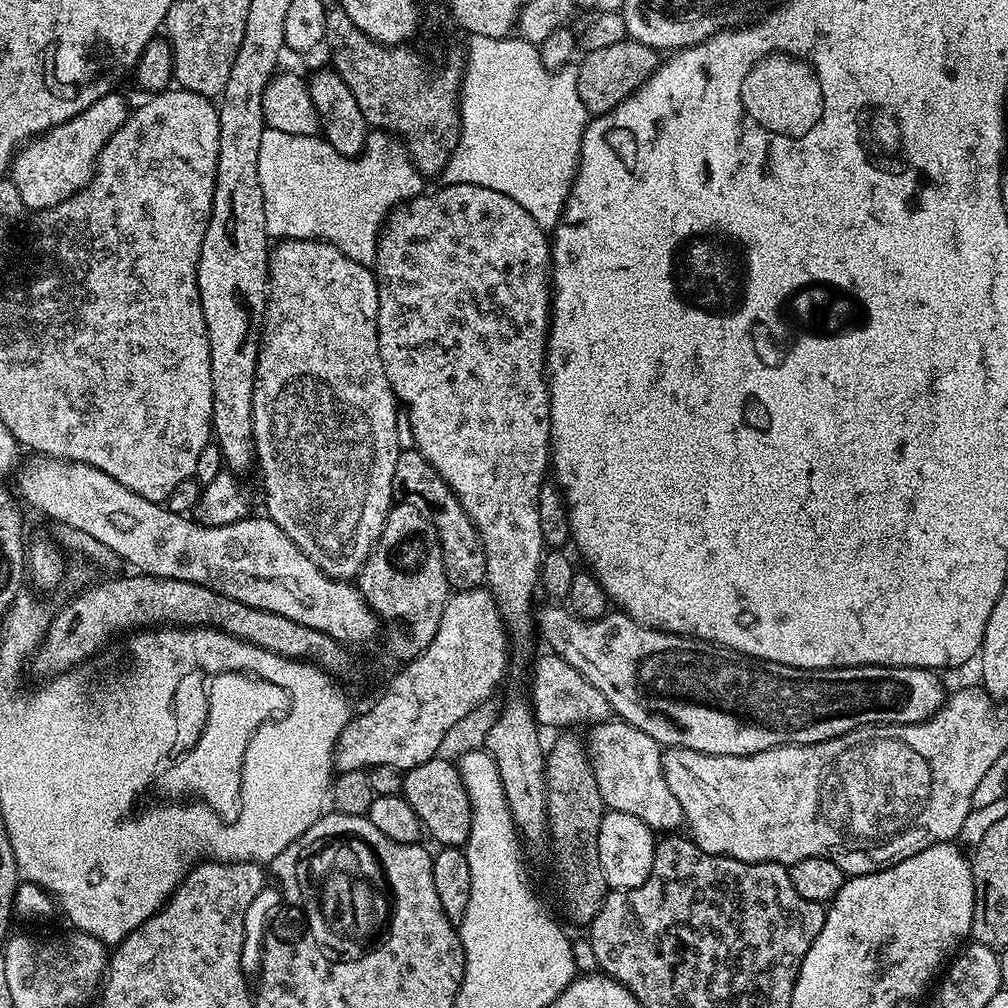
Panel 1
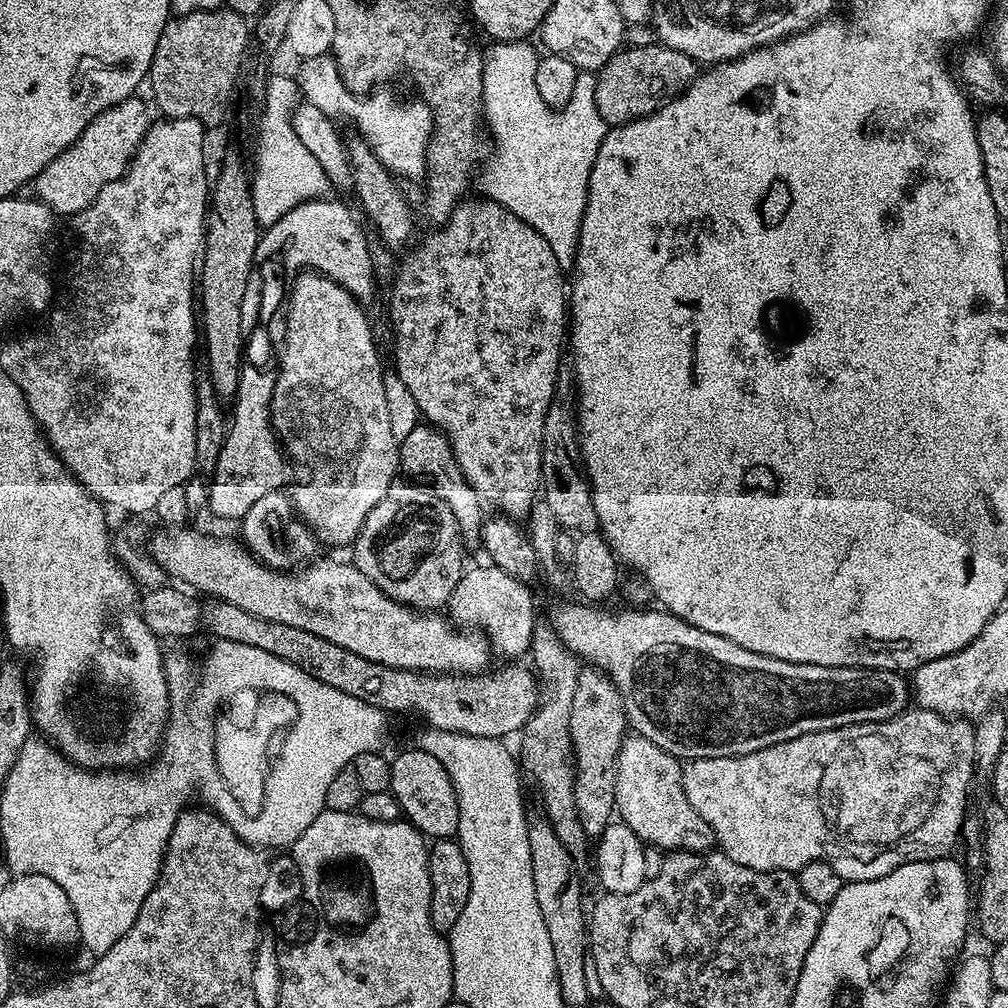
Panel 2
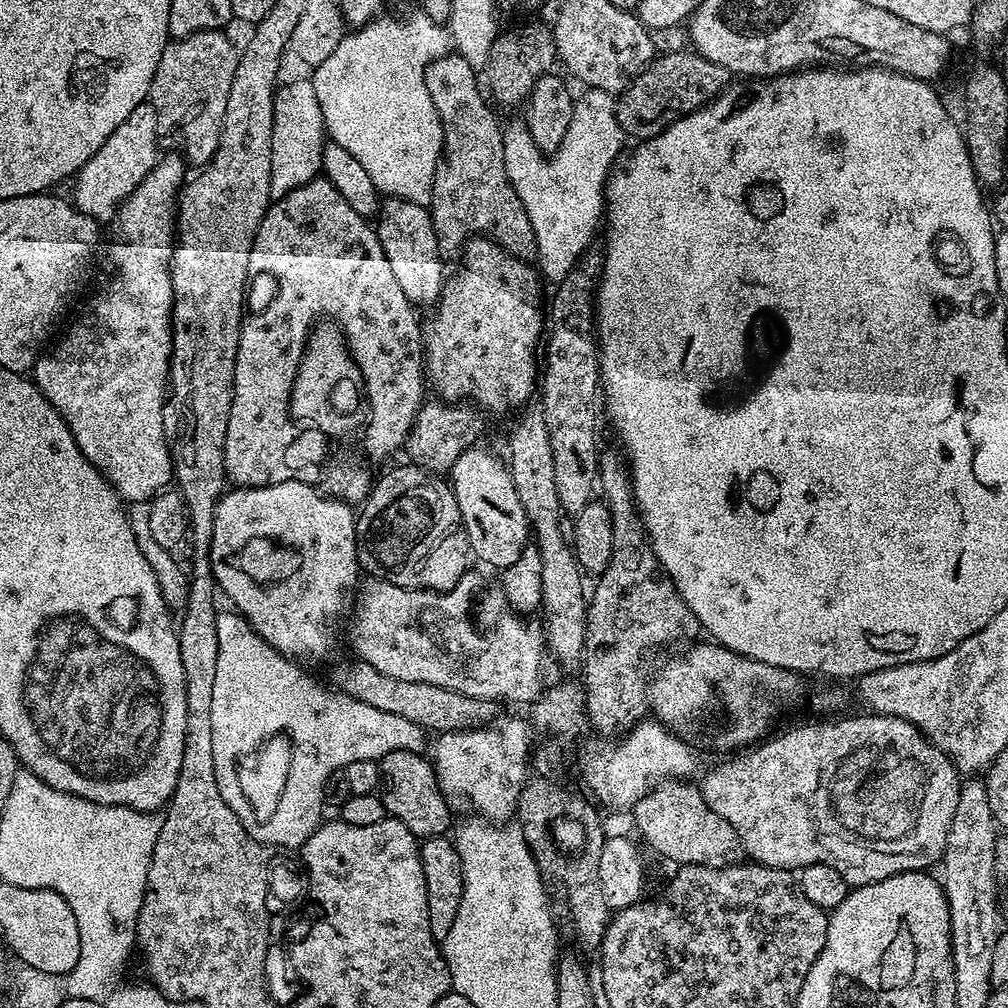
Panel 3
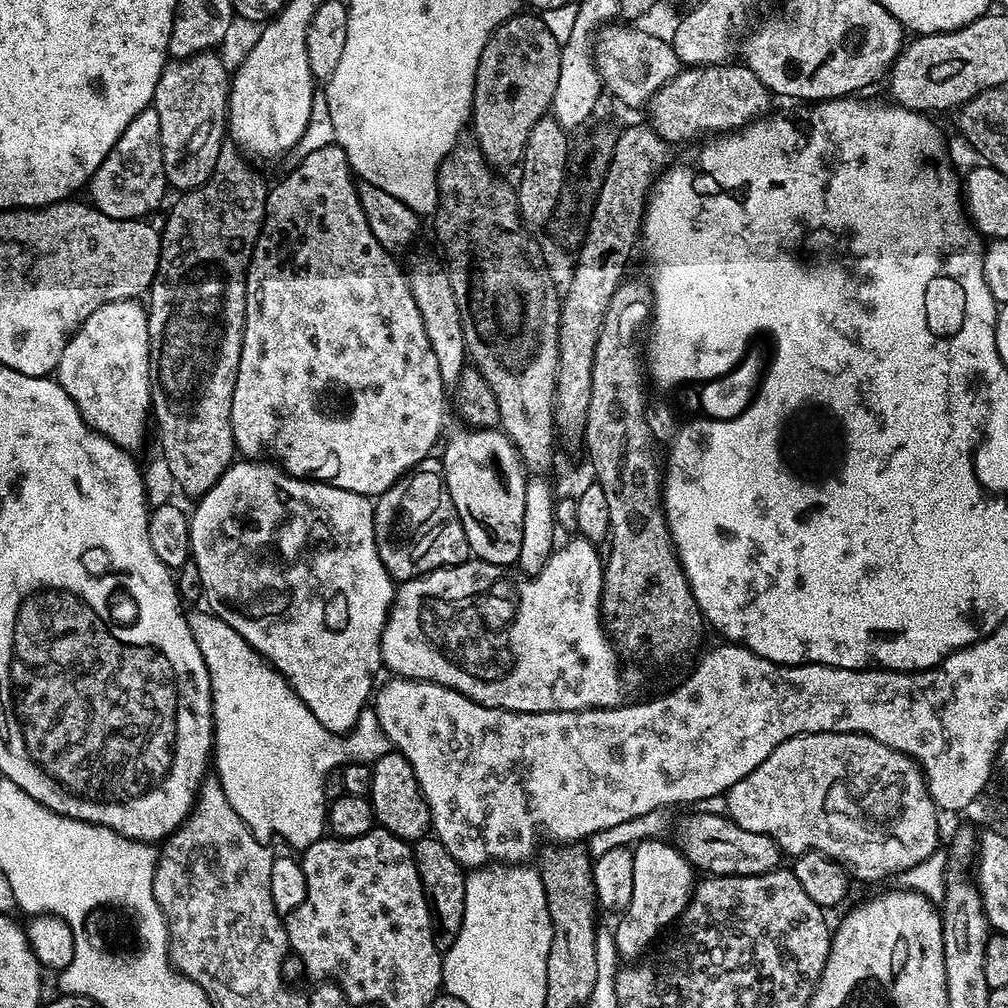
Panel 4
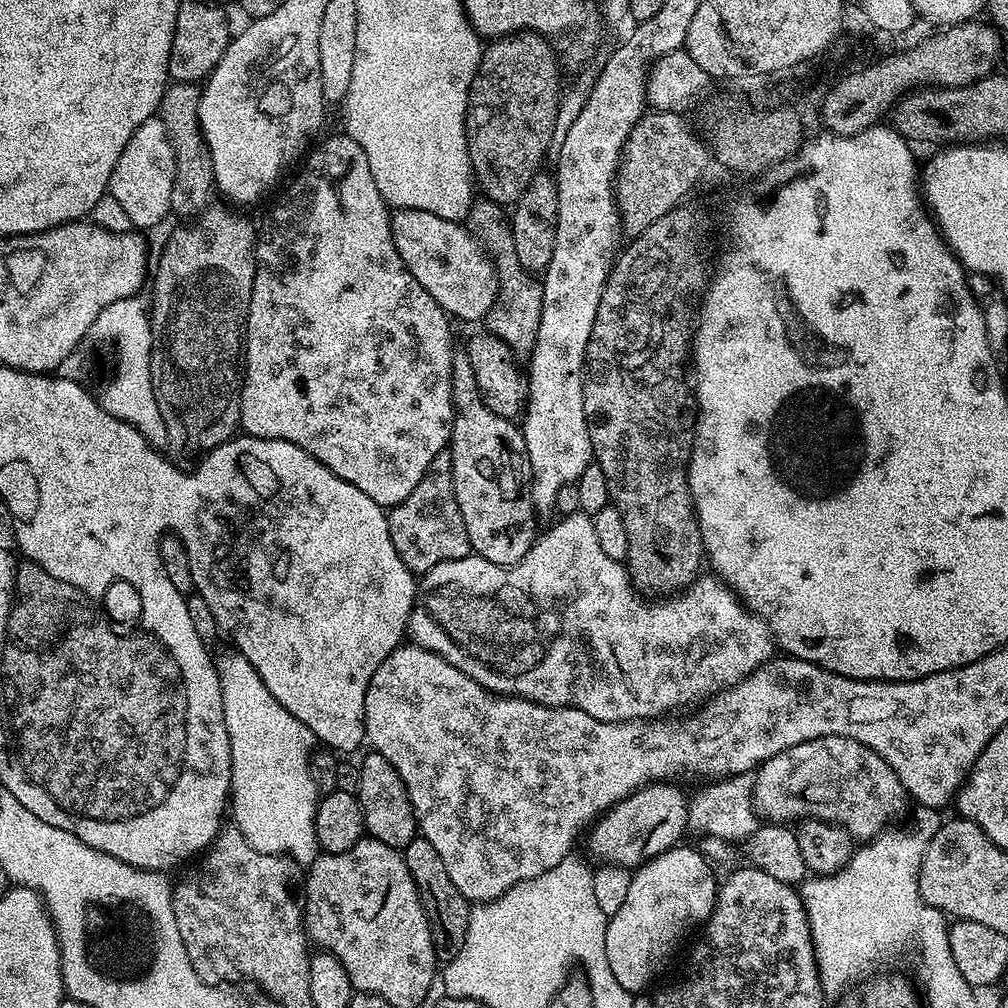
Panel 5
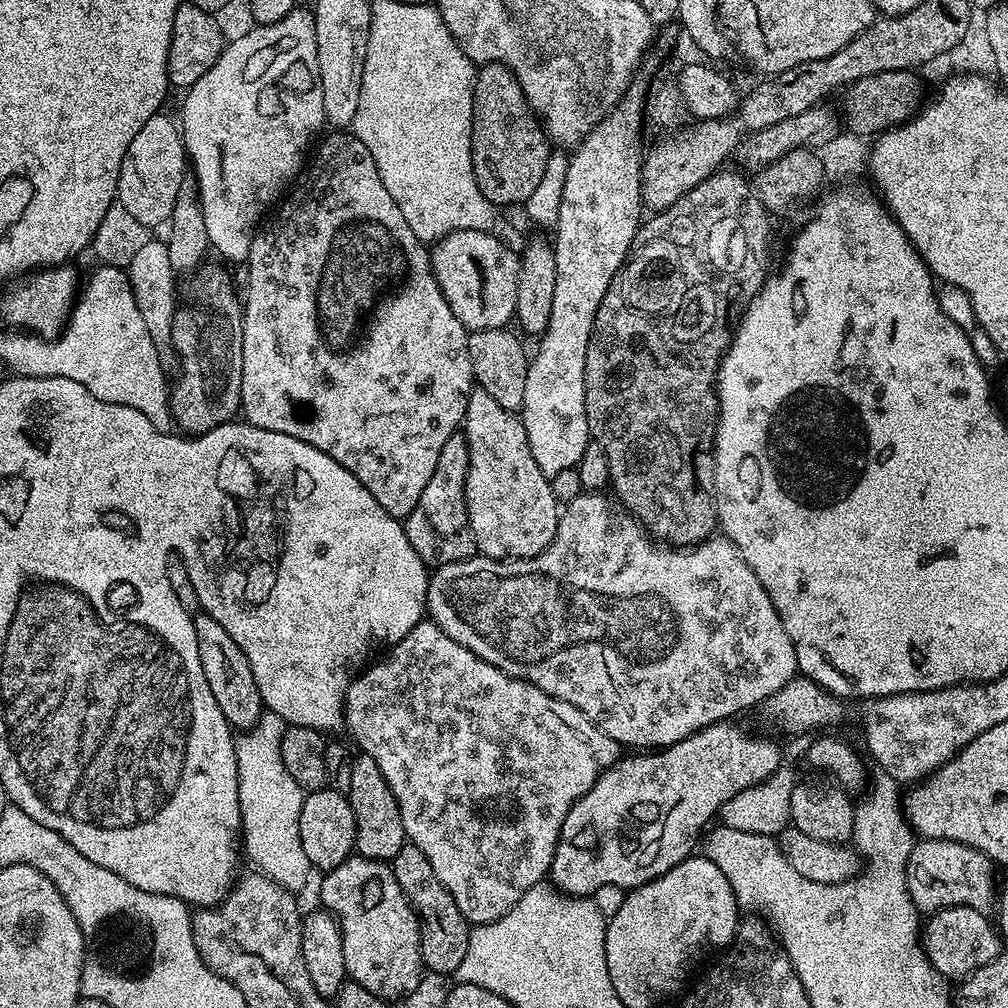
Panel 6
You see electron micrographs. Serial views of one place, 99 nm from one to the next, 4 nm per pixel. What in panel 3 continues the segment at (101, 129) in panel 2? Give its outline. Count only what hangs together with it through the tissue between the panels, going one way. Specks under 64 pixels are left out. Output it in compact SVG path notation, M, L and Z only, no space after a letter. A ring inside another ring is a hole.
M149 102L134 106L134 110L126 117L126 122L102 142L102 146L82 166L74 177L76 185L72 188L70 199L82 214L93 216L95 220L101 222L111 221L119 210L124 199L130 194L134 194L136 187L150 174L150 170L156 165L158 151L156 152L156 142L158 142L158 116L155 114L154 106Z

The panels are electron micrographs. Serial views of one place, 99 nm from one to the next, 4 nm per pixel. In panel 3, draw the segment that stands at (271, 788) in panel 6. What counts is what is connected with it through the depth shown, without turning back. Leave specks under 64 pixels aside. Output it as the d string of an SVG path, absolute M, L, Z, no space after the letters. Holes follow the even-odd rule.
M247 628L244 632L244 658L242 656L240 658L226 658L224 666L218 666L220 672L220 678L218 678L218 702L213 700L210 702L210 730L214 734L214 778L217 779L219 794L225 799L226 806L229 806L230 810L234 810L234 814L238 814L238 818L244 822L248 833L265 846L270 846L270 843L274 842L276 844L285 844L288 848L299 849L301 847L302 841L312 833L313 828L317 827L318 821L321 819L321 817L319 818L320 806L322 807L325 803L324 787L334 772L343 770L350 762L358 762L359 760L375 760L379 762L386 754L390 754L394 750L420 752L424 744L425 733L414 722L410 722L398 714L386 714L386 710L374 710L374 706L366 706L366 702L358 702L354 698L335 690L329 690L327 687L324 689L322 685L315 684L299 667L303 668L295 659L289 659L280 653L278 649L272 648L258 633L255 632L254 635L250 636ZM277 746L282 746L282 751L288 755L289 761L287 772L284 772L283 789L279 792L279 801L275 808L268 812L265 817L259 817L254 814L253 807L250 806L251 797L244 791L243 771L252 762L259 761L260 756L265 756L265 754L275 751Z

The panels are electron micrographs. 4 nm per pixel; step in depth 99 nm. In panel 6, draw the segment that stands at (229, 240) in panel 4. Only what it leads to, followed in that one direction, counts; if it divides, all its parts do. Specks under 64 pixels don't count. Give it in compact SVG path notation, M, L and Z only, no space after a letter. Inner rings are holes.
M201 266L187 280L182 291L190 303L177 316L175 329L184 365L170 388L171 412L181 433L199 434L229 423L241 411L244 306L241 293L236 293L231 278L220 268Z

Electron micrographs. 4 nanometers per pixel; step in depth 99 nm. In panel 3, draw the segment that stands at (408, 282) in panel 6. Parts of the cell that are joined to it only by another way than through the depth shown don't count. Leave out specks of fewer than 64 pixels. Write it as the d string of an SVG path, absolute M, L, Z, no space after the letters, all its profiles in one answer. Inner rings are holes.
M326 178L310 180L290 190L284 196L273 199L269 204L266 214L260 220L260 225L256 231L256 237L250 250L250 262L257 269L269 272L276 279L276 293L272 296L272 301L265 306L261 312L256 312L247 317L241 323L240 337L238 338L238 350L236 351L236 365L234 366L234 394L232 395L232 405L230 406L230 422L226 422L226 446L224 447L224 474L229 481L233 480L236 488L261 488L270 486L278 482L295 480L307 468L312 468L315 464L320 464L324 460L324 443L326 437L323 432L307 430L300 433L297 421L293 420L292 413L289 412L290 394L294 386L294 378L298 374L300 360L304 357L304 347L308 344L308 333L312 331L318 318L334 318L344 332L344 337L348 340L348 349L352 351L352 356L356 360L356 365L360 367L360 377L364 379L364 391L367 403L370 405L370 419L367 421L364 432L364 448L376 460L384 460L391 452L396 452L405 447L408 439L408 432L412 429L412 423L416 420L416 412L421 404L425 403L424 388L426 392L426 377L424 374L424 342L422 339L422 320L416 317L417 309L402 294L402 286L398 286L398 281L394 278L394 273L390 271L390 262L386 262L386 254L376 237L375 227L365 217L358 214L358 210L353 210L346 198L338 194L332 183Z

